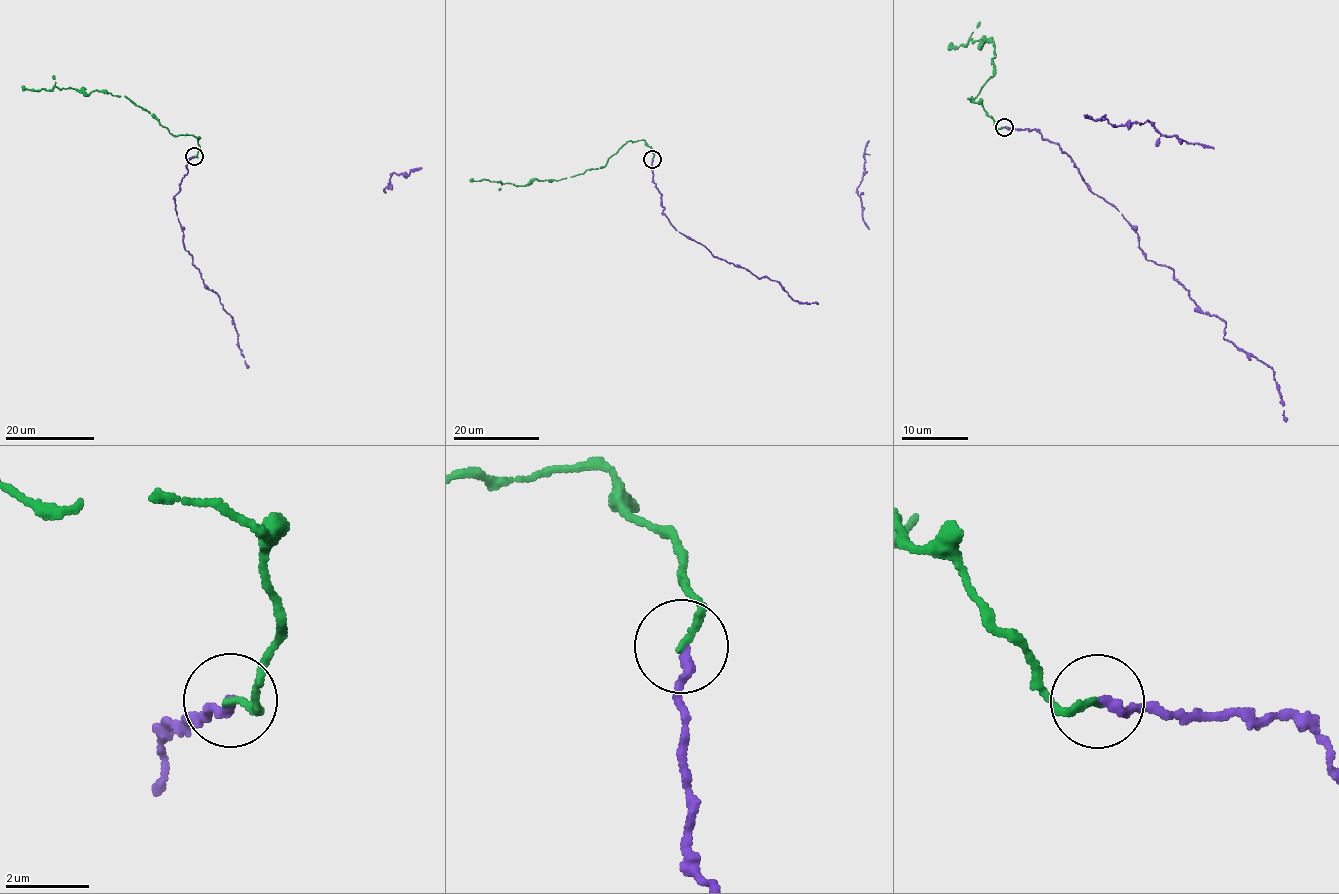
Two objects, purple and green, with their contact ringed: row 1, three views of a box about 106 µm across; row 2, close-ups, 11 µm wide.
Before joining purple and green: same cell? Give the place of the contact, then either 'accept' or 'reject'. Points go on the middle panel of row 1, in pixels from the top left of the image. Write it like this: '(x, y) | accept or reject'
(652, 159) | accept

